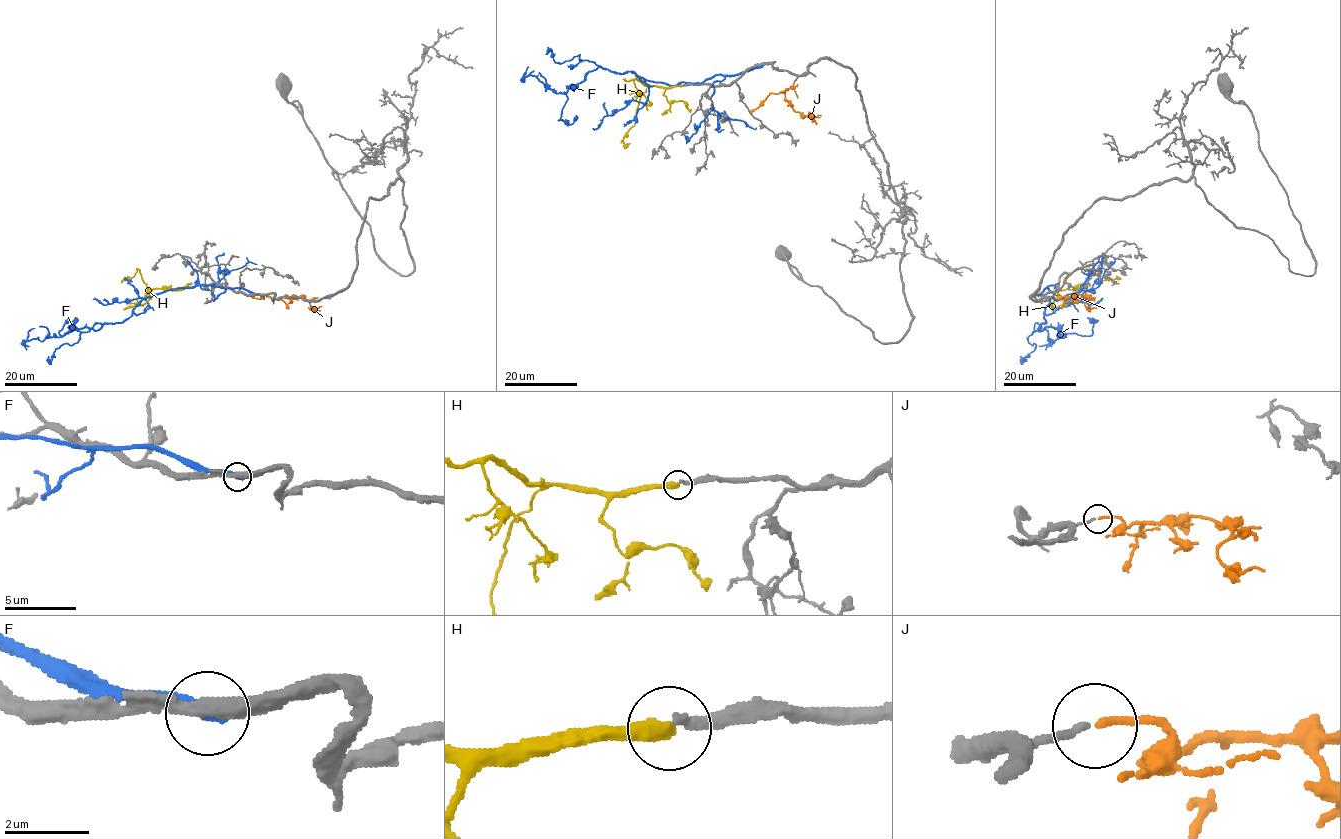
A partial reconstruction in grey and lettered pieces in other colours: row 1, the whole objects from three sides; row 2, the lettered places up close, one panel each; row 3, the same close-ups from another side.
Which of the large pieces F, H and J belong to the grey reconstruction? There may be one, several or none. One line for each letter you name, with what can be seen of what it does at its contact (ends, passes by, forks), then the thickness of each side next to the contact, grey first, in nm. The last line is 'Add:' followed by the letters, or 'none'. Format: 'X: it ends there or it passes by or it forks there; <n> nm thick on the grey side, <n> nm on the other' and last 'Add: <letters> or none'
H: it ends there; 240 nm thick on the grey side, 320 nm on the other
J: it ends there; 170 nm thick on the grey side, 160 nm on the other
Add: H, J

